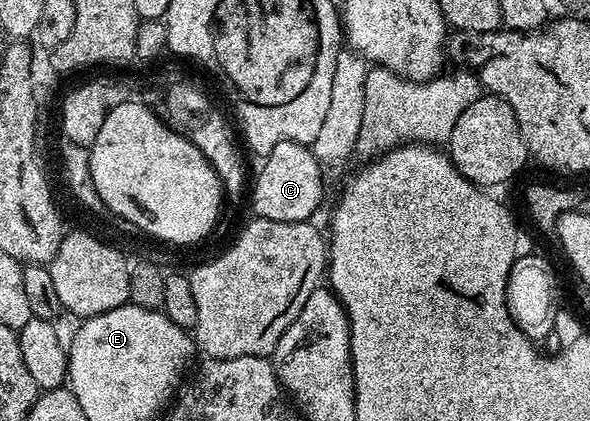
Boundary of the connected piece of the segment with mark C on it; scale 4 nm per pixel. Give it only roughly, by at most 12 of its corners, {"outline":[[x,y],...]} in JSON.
{"outline":[[283,141],[251,186],[257,218],[311,221],[324,197],[320,160]]}

